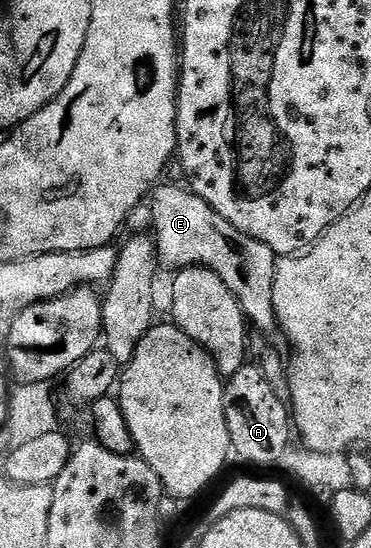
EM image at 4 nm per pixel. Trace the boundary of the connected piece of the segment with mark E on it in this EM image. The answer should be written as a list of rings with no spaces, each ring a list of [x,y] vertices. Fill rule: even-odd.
[[[171,185],[156,186],[149,195],[151,219],[153,221],[154,245],[157,247],[158,264],[162,268],[180,271],[191,266],[202,265],[214,270],[225,282],[227,289],[235,296],[244,312],[246,320],[263,333],[277,333],[279,326],[274,313],[274,273],[277,270],[277,255],[262,241],[255,240],[245,233],[237,231],[196,193],[186,188]]]

